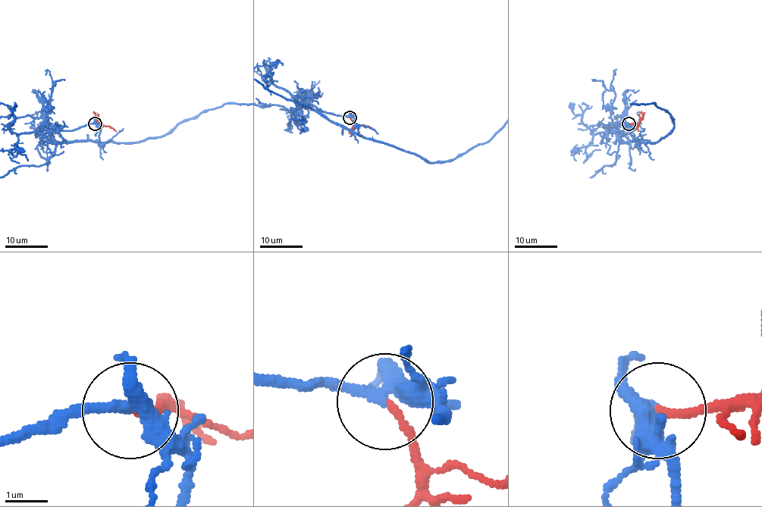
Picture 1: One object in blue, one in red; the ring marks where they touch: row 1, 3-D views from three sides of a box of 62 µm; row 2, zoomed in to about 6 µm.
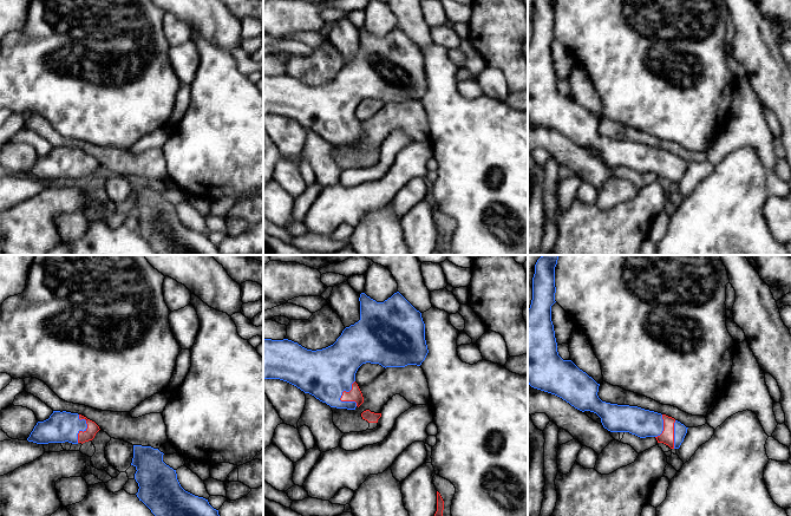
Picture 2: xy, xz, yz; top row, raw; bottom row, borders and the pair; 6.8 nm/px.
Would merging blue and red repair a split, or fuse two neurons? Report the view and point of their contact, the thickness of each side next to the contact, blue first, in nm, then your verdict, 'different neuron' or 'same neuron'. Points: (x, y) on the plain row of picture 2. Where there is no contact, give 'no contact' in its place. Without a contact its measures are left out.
meets blue in xz at (346, 126); 340 nm thick on the blue side, 90 nm on the other; same neuron

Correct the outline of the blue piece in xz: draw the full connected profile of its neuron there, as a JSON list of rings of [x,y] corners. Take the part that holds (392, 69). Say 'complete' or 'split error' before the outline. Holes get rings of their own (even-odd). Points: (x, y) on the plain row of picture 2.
split error | [[[399,27],[384,38],[377,38],[365,28],[360,30],[360,55],[346,63],[336,77],[322,85],[307,85],[288,74],[263,74],[263,115],[287,117],[305,129],[314,131],[331,143],[355,145],[364,138],[362,129],[355,118],[358,104],[366,98],[379,99],[383,103],[420,102],[429,85],[425,76],[425,59],[421,48],[417,46]]]

